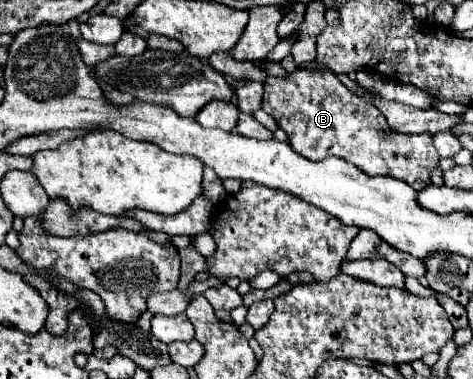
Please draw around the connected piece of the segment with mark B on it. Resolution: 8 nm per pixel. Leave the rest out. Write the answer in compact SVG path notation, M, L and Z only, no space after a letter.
M295 69L287 77L269 77L265 83L263 111L273 115L287 131L291 147L311 161L335 155L365 171L367 175L389 175L403 179L421 191L431 185L431 171L439 167L433 135L405 135L387 125L375 105L353 95L333 71Z

